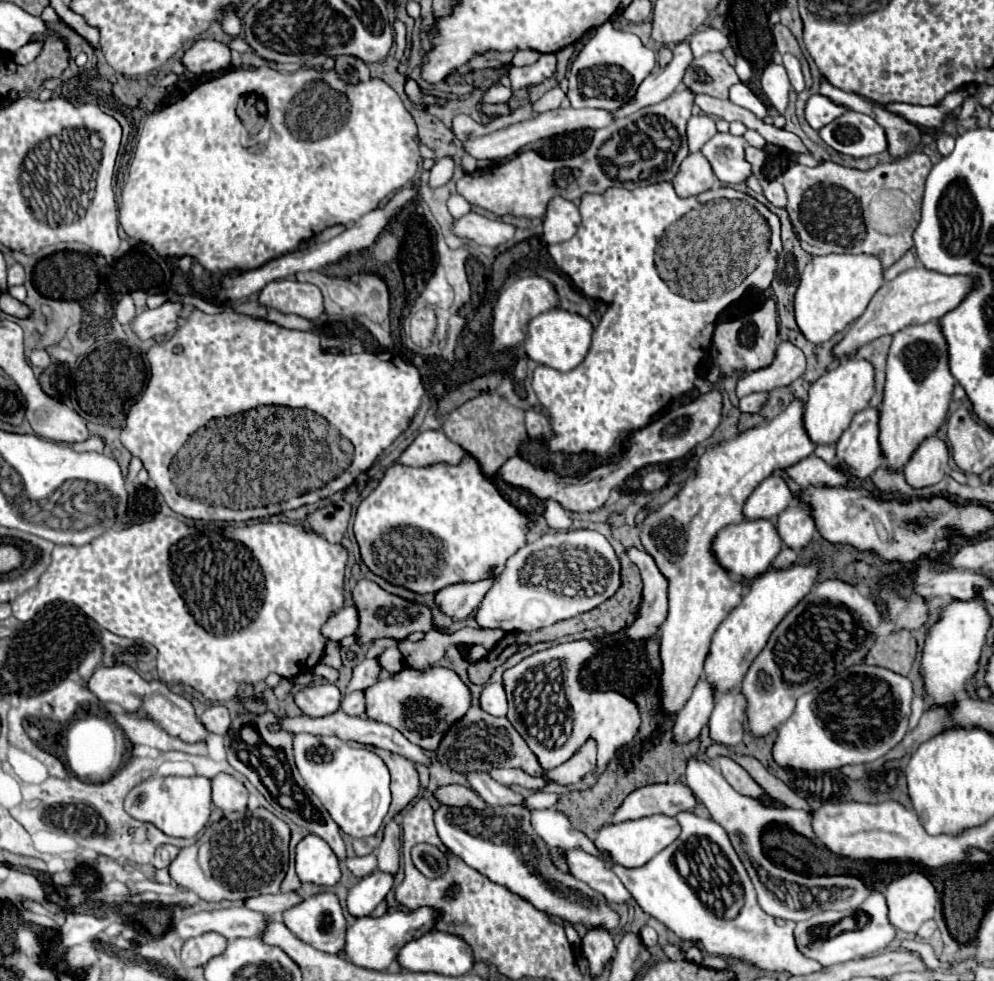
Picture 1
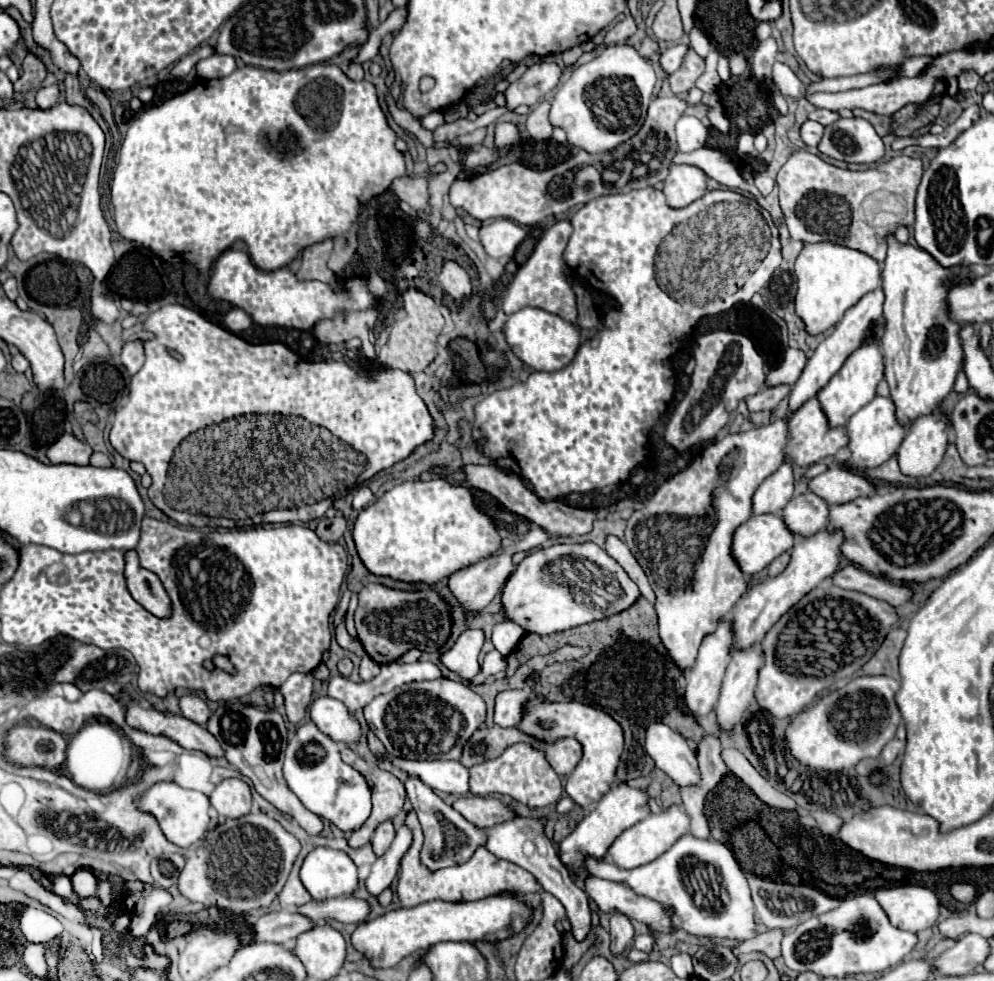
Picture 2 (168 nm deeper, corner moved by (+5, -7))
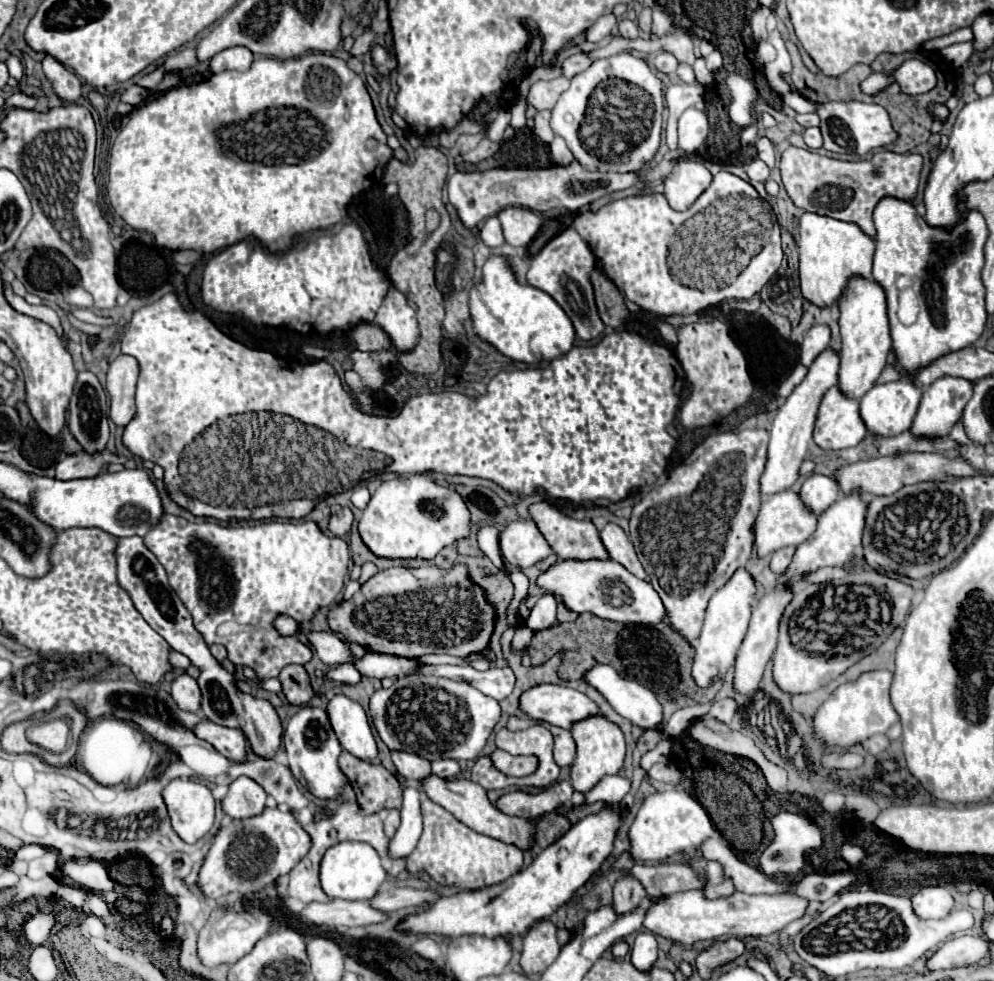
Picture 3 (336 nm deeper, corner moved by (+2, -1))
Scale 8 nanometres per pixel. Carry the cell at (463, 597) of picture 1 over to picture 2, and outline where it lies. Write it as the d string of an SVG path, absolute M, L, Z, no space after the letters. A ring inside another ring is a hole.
M532 526L530 532L522 540L514 542L512 546L502 548L498 554L490 556L488 560L480 560L478 564L472 564L472 566L466 566L466 568L454 572L450 576L450 590L452 590L452 594L460 600L460 604L466 610L482 610L482 608L486 608L496 598L496 594L502 592L502 584L506 584L506 580L510 578L510 572L514 572L514 568L516 568L514 566L514 554L528 552L532 548L540 548L546 540L548 540L548 534L542 528Z

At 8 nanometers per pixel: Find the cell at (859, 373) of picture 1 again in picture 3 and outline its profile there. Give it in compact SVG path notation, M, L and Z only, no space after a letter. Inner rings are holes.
M853 278L845 296L839 302L841 308L841 368L839 368L839 390L849 398L861 398L869 392L879 374L887 364L887 356L891 352L891 336L889 336L889 322L887 322L887 306L885 306L885 292L883 288L865 278Z

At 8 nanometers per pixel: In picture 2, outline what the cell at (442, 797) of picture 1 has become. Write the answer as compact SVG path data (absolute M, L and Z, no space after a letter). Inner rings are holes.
M464 796L452 804L468 822L478 828L488 828L494 824L502 824L516 816L516 810L510 804L504 804L498 798L482 798L482 796Z

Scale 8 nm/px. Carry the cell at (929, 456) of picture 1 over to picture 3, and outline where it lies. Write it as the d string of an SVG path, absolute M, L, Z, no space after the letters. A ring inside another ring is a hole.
M939 378L923 390L917 416L911 426L915 438L943 438L959 422L969 402L973 384L963 378Z

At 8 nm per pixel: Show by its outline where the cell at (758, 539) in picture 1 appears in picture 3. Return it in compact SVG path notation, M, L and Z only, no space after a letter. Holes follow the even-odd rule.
M785 490L781 494L773 494L773 496L765 498L759 508L759 514L755 518L755 524L753 524L757 556L765 558L765 556L773 554L775 550L781 550L785 546L797 546L797 544L805 542L813 534L815 526L817 526L815 514L809 514L809 510L805 510L805 506L801 506L801 498L797 492Z

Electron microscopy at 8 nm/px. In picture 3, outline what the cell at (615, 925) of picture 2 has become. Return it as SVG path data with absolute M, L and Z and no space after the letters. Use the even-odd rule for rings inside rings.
M623 876L615 882L613 896L615 896L613 910L619 916L633 912L635 908L639 908L643 904L643 900L647 900L647 892L641 886L641 882L637 878L627 878L627 876Z

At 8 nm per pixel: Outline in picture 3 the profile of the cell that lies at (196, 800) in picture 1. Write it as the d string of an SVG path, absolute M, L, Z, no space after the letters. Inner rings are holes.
M175 778L163 788L163 800L171 826L181 840L195 844L211 830L215 818L215 798L205 784Z

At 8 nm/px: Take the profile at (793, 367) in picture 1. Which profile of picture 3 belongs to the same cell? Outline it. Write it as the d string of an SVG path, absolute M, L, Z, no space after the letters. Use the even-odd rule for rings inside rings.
M813 326L807 332L805 342L801 346L801 364L811 366L811 362L829 346L829 340L831 340L831 330L827 326Z

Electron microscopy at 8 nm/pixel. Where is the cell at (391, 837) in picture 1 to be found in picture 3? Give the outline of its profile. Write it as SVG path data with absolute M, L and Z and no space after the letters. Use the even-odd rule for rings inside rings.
M389 810L387 818L385 818L385 836L393 838L397 826L399 826L399 810Z

